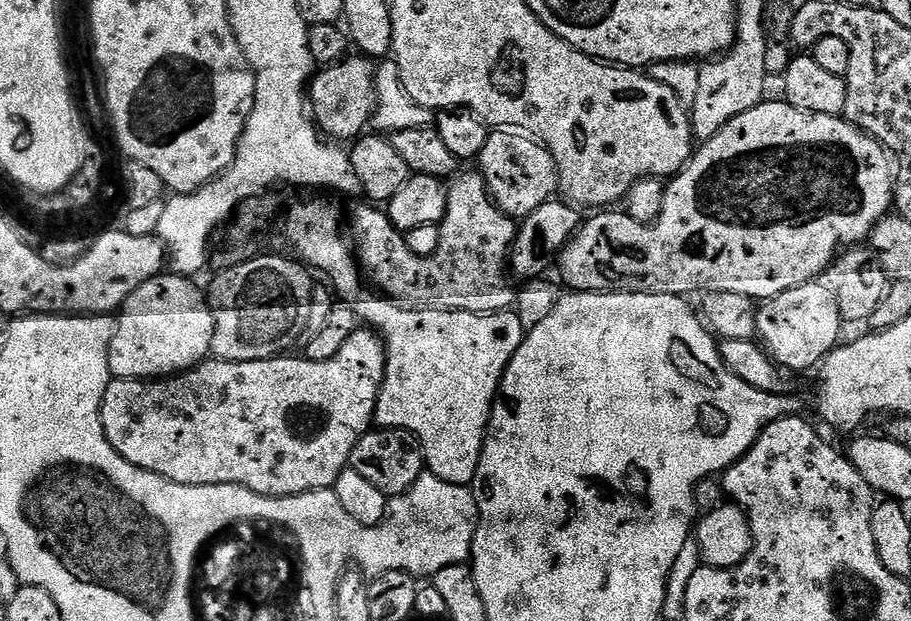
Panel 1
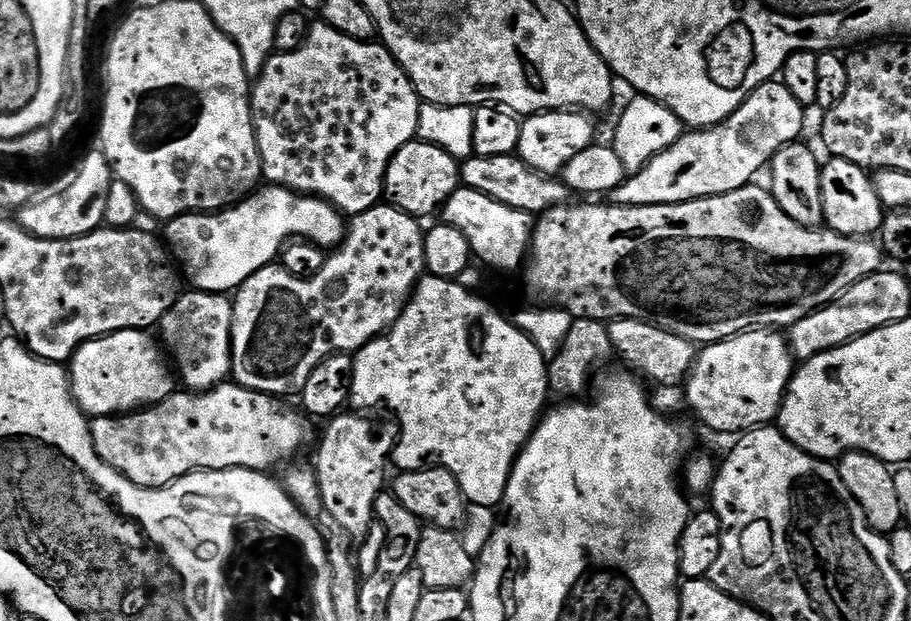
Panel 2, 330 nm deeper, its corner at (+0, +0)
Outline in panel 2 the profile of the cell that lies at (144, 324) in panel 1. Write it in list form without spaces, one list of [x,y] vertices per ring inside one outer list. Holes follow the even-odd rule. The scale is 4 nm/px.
[[[142,328],[111,332],[109,336],[81,344],[70,361],[70,383],[72,397],[89,418],[135,412],[162,402],[178,388],[177,377],[161,341]]]

